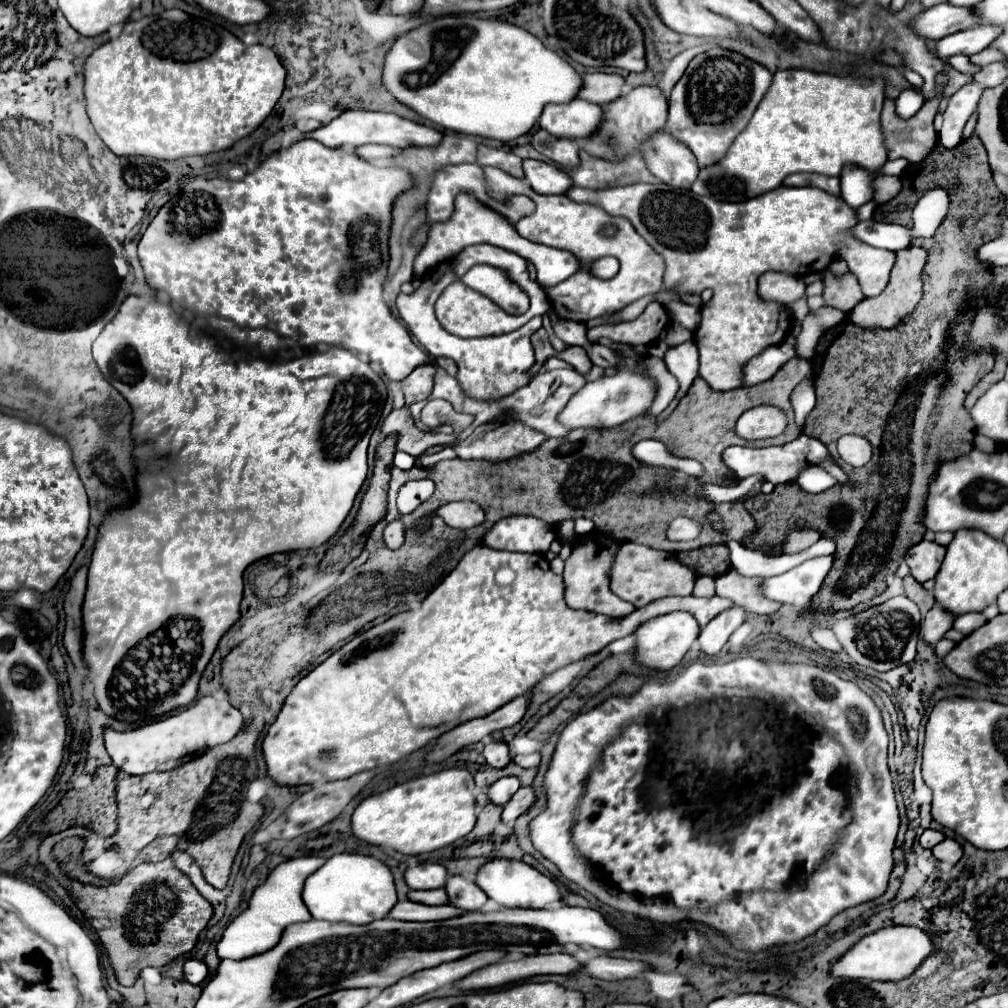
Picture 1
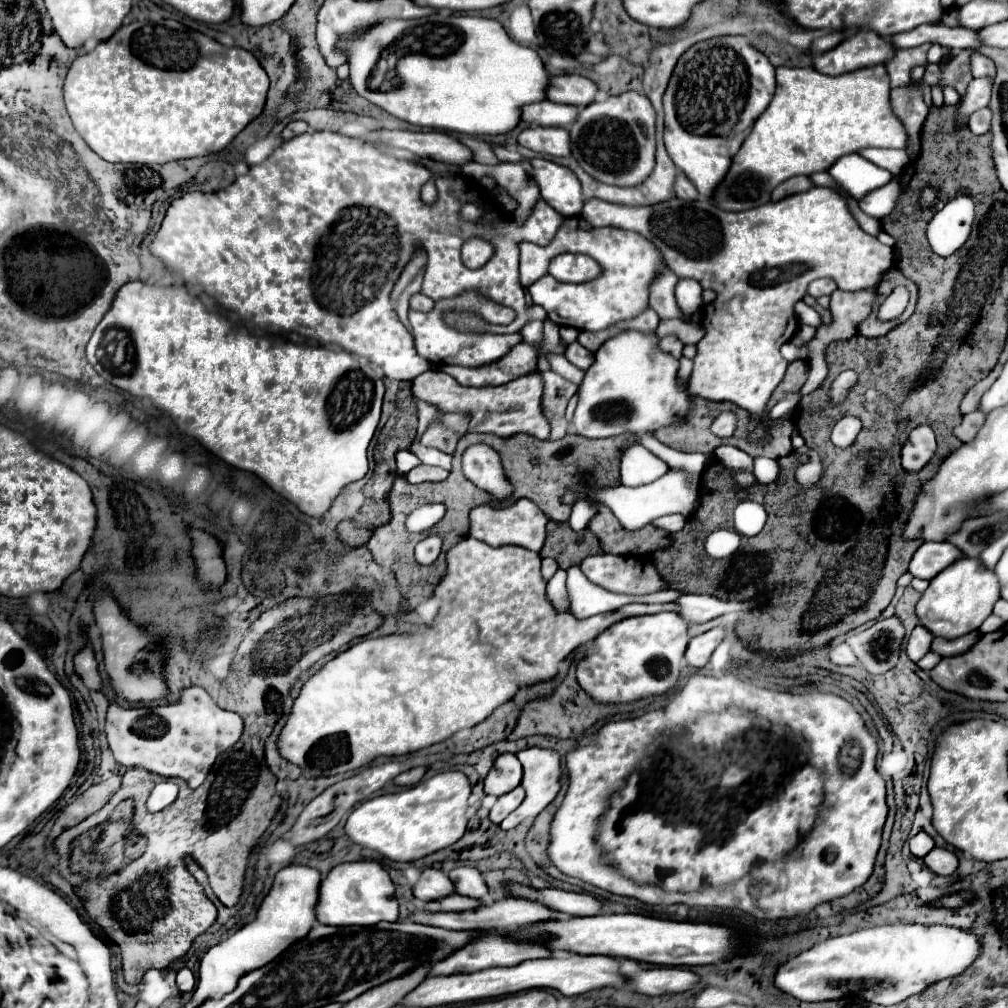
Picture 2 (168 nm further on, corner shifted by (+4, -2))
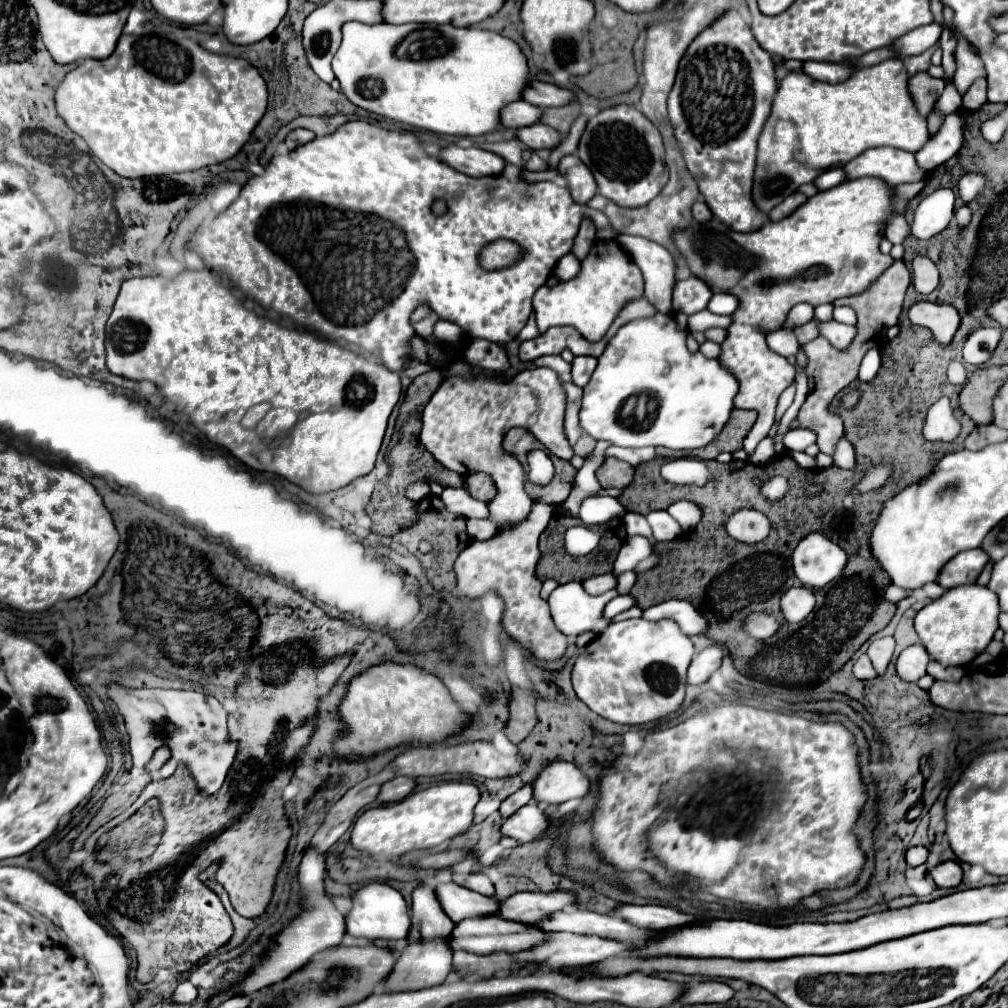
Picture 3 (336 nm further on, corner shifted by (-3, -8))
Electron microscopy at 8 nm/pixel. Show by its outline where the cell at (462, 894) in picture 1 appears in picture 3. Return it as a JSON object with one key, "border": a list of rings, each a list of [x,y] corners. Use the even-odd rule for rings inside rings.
{"border":[[[476,872],[476,874],[452,874],[452,880],[460,886],[466,886],[478,894],[484,894],[488,898],[494,898],[494,884],[490,882],[490,878],[482,872]]]}

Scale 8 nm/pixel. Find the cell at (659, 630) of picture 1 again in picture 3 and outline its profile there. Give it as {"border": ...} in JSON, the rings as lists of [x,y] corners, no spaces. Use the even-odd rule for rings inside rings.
{"border":[[[622,620],[582,648],[572,670],[572,684],[578,698],[602,718],[618,724],[646,724],[678,710],[692,656],[692,640],[674,620]]]}

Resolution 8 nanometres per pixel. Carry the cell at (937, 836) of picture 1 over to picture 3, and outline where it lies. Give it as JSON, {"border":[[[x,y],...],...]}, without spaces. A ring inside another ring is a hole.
{"border":[[[914,846],[914,848],[908,848],[908,852],[906,852],[906,862],[908,862],[910,866],[920,866],[920,864],[926,862],[928,854],[930,854],[930,850],[928,850],[926,846]]]}

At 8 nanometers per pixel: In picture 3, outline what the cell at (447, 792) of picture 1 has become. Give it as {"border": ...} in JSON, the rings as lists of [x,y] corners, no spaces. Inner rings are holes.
{"border":[[[440,782],[414,792],[402,802],[366,810],[352,828],[352,846],[380,858],[400,858],[412,850],[430,850],[464,834],[472,826],[480,790],[468,782]]]}

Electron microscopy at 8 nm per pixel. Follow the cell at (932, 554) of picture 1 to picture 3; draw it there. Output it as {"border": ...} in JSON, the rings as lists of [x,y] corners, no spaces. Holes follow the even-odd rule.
{"border":[[[980,548],[958,552],[954,558],[950,558],[942,566],[936,582],[940,586],[944,586],[946,590],[954,588],[954,586],[960,586],[960,584],[976,582],[976,578],[980,576],[986,562],[988,562],[988,556],[984,556],[984,552]]]}

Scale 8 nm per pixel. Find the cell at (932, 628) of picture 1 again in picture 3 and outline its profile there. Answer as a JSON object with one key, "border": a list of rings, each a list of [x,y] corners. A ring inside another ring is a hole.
{"border":[[[914,644],[906,648],[896,660],[896,672],[906,682],[918,682],[926,674],[926,666],[930,656],[922,644]]]}

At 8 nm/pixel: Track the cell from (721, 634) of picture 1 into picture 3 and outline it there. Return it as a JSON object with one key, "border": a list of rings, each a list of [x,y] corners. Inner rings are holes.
{"border":[[[712,644],[712,646],[704,648],[700,654],[696,654],[688,668],[688,684],[696,686],[696,684],[706,682],[712,676],[712,672],[720,668],[722,656],[724,656],[724,652],[722,652],[722,646],[718,646],[718,644]]]}

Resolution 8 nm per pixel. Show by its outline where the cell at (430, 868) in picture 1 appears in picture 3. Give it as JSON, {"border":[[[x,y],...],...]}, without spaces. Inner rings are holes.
{"border":[[[454,882],[438,884],[436,898],[438,898],[442,910],[446,912],[446,916],[454,922],[460,922],[464,918],[494,914],[498,908],[498,900],[476,894],[464,886],[456,886]]]}

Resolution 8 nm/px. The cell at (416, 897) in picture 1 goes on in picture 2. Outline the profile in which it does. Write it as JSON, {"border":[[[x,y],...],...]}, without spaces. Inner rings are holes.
{"border":[[[451,894],[447,898],[425,904],[425,908],[429,912],[467,912],[467,910],[475,910],[479,906],[481,906],[481,900],[465,898],[465,896],[459,896],[459,894]]]}

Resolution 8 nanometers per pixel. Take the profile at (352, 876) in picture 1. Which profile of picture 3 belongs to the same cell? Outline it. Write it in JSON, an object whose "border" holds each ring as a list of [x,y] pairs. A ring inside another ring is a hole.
{"border":[[[370,882],[352,892],[352,910],[346,914],[346,932],[366,940],[400,940],[410,928],[410,910],[398,890],[384,882]]]}

